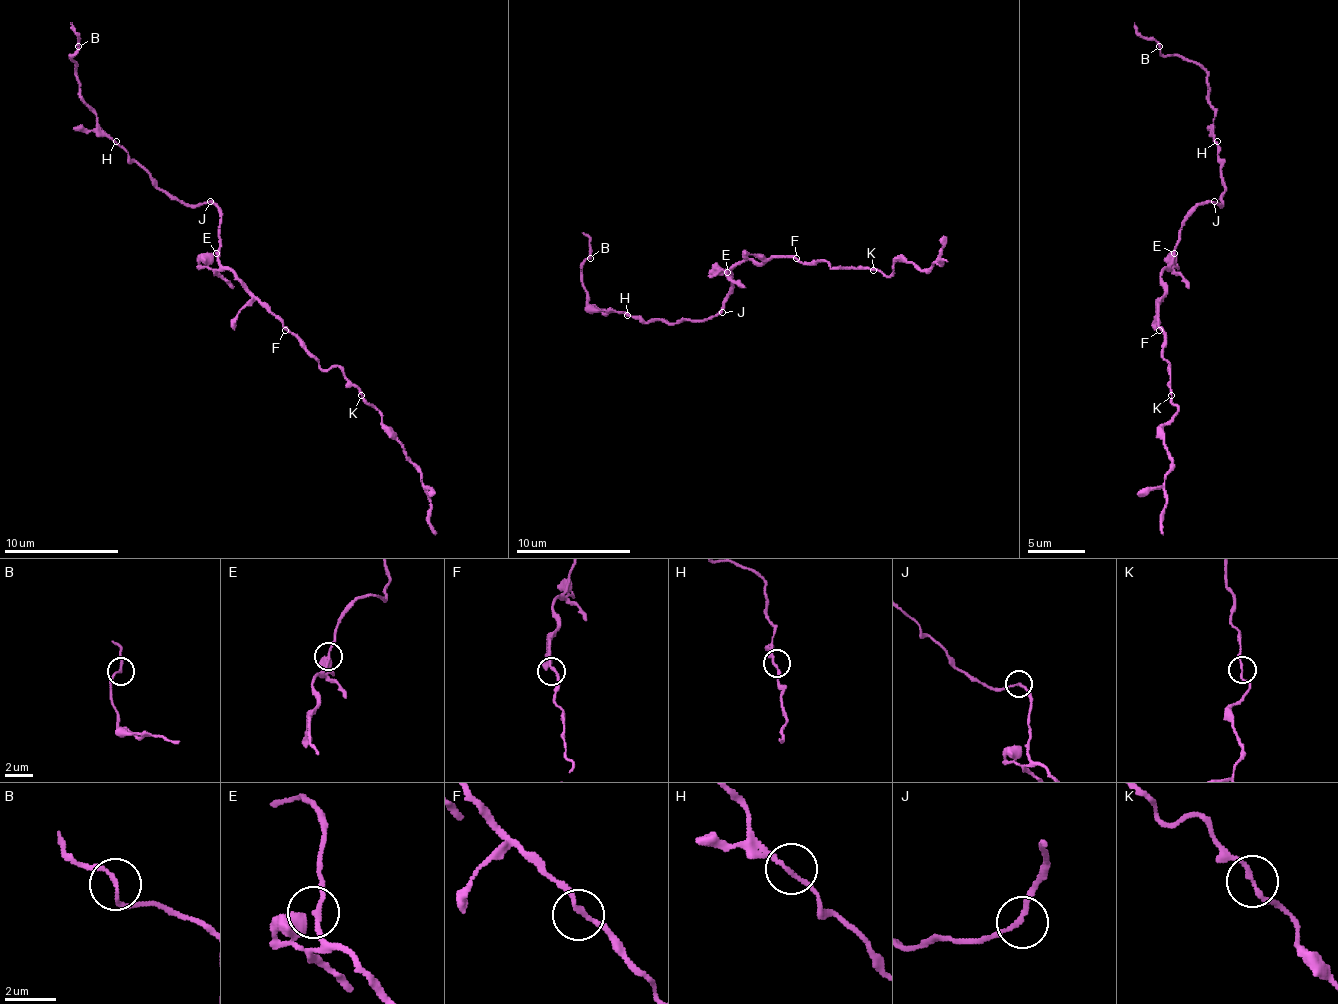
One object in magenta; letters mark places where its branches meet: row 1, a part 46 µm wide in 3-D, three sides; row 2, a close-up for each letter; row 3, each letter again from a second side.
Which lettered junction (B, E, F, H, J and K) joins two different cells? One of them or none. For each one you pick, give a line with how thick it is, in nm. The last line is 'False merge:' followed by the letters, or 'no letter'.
False merge: no letter

